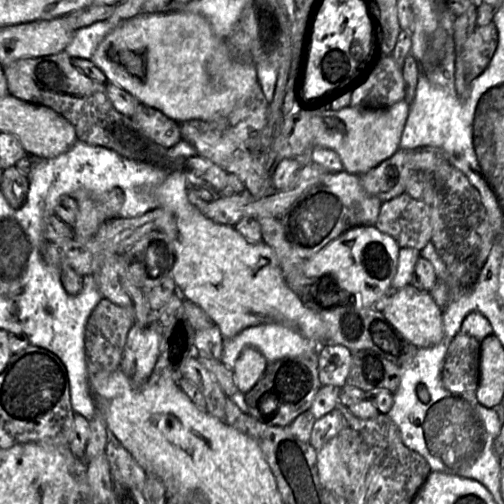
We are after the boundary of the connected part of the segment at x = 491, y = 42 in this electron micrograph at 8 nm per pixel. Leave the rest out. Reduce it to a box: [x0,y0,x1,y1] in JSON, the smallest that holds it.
[454,22,498,96]

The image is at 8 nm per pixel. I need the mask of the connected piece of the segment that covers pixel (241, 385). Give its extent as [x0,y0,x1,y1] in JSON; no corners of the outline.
[233,347,266,394]

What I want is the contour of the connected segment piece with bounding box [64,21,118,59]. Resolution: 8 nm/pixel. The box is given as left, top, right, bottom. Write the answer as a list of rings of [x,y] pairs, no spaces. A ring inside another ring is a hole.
[[[110,21],[96,22],[74,32],[71,42],[64,49],[70,58],[90,59],[98,44],[116,26]]]

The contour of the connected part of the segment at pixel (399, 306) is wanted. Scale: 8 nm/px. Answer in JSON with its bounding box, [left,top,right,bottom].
[382,285,446,349]

